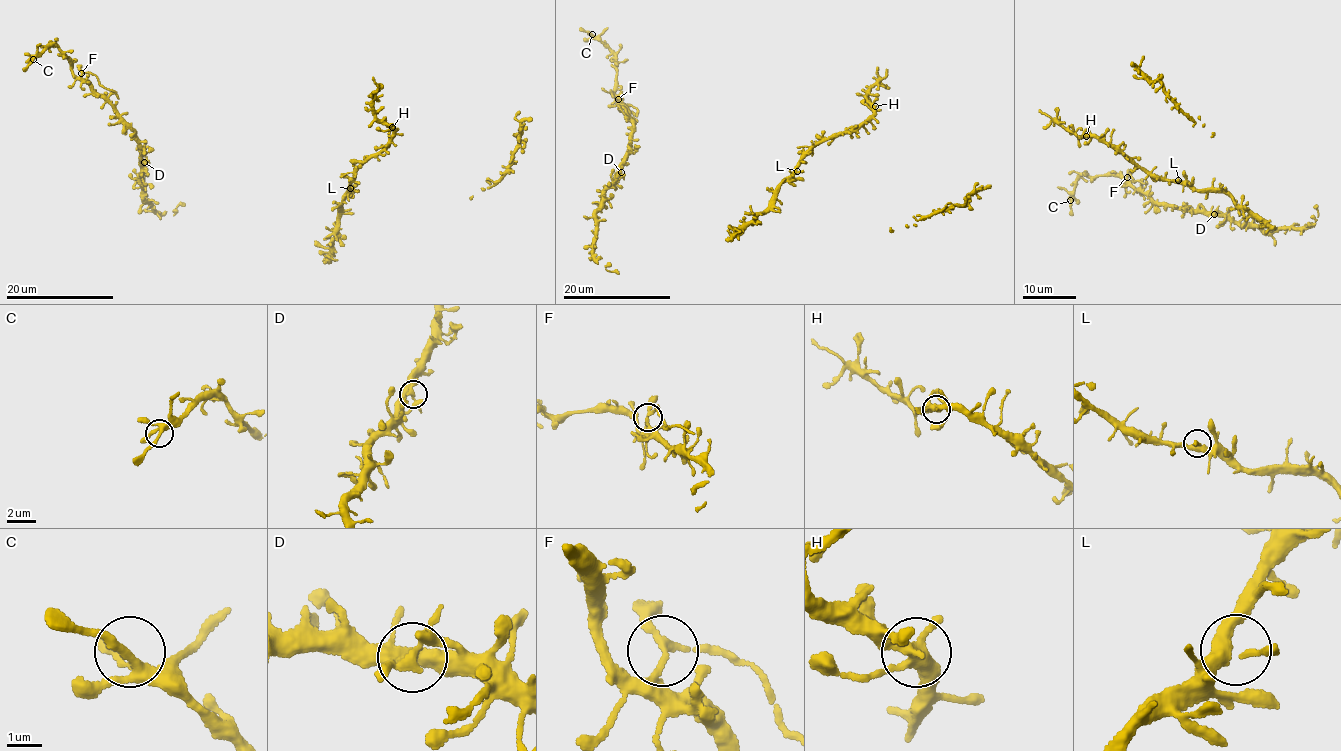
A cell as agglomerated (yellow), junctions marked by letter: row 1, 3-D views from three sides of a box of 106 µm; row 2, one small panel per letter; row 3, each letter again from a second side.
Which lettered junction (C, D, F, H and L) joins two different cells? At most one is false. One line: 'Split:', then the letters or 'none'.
Split: F

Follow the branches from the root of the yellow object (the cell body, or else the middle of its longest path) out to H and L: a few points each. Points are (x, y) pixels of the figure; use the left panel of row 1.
H: (315, 241), (326, 247), (331, 245), (340, 213), (337, 206), (343, 201), (357, 169), (384, 151), (392, 127)
L: (315, 241), (326, 247), (331, 245), (340, 213), (337, 206), (350, 188)

